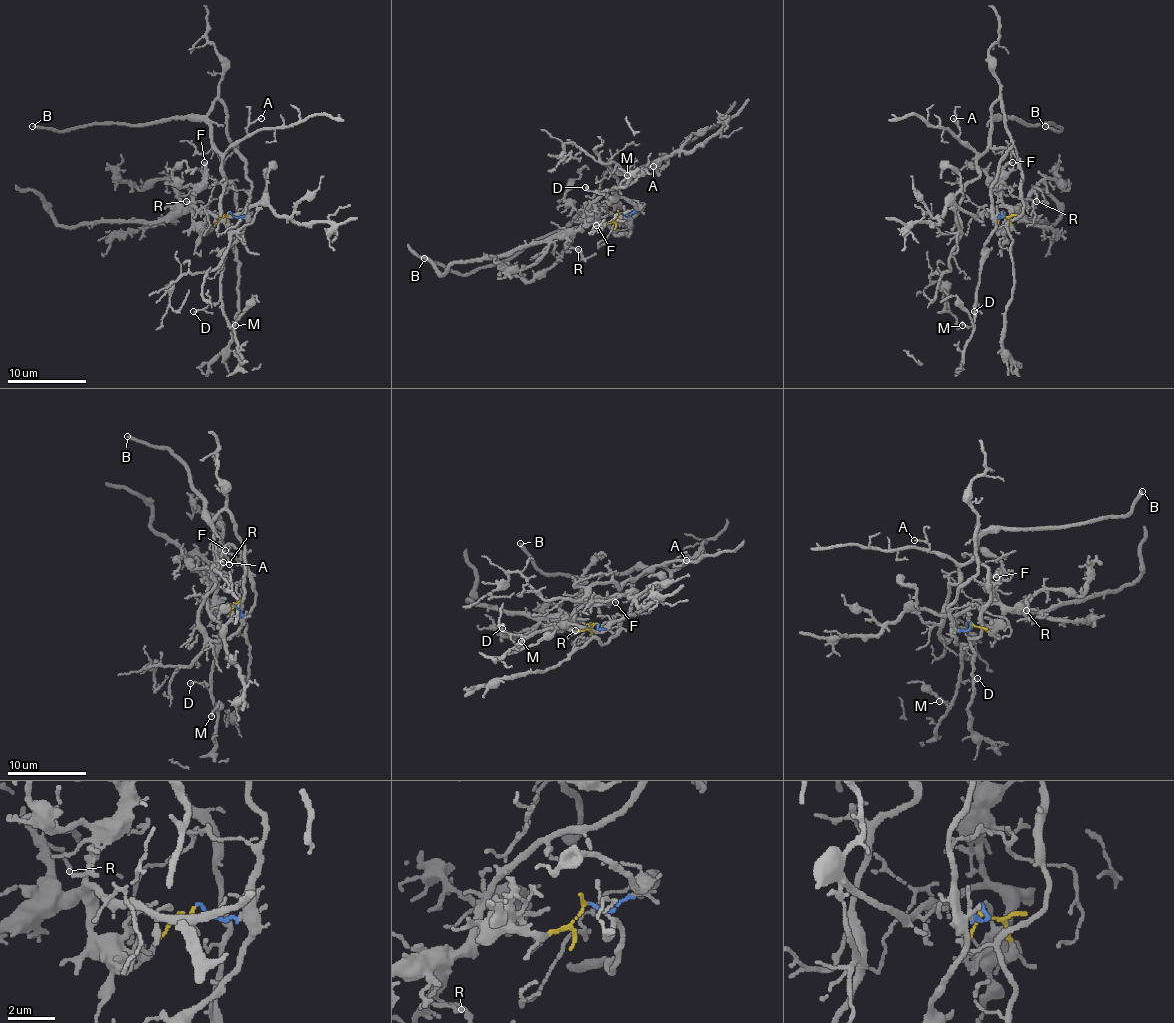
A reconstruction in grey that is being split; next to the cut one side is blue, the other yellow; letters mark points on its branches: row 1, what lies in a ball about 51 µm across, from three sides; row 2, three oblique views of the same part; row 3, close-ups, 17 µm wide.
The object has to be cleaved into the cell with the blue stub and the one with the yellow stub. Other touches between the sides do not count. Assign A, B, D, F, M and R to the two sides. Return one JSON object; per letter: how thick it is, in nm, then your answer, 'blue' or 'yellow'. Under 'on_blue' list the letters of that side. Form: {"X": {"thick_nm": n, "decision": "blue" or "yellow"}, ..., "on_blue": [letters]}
{"A": {"thick_nm": 100, "decision": "blue"}, "B": {"thick_nm": 260, "decision": "blue"}, "D": {"thick_nm": 120, "decision": "blue"}, "F": {"thick_nm": 200, "decision": "yellow"}, "M": {"thick_nm": 150, "decision": "blue"}, "R": {"thick_nm": 150, "decision": "yellow"}, "on_blue": ["A", "B", "D", "M"]}

